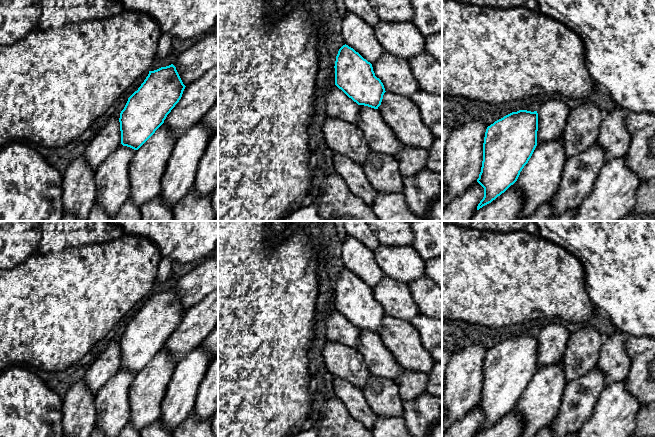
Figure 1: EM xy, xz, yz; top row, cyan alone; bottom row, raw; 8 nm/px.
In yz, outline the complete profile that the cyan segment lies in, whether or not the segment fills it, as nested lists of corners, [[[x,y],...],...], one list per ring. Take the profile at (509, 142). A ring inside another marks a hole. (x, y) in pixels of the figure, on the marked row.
[[[527,110],[512,112],[487,127],[483,143],[482,167],[477,179],[477,182],[484,188],[484,197],[478,204],[477,210],[491,203],[517,181],[520,172],[528,163],[537,146],[537,131],[538,113]]]

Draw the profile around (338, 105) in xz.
[[[337,86],[329,90],[325,105],[327,116],[358,124],[360,105],[349,98]]]

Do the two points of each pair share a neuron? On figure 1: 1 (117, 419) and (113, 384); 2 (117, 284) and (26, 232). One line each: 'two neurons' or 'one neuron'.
1: one neuron
2: two neurons

